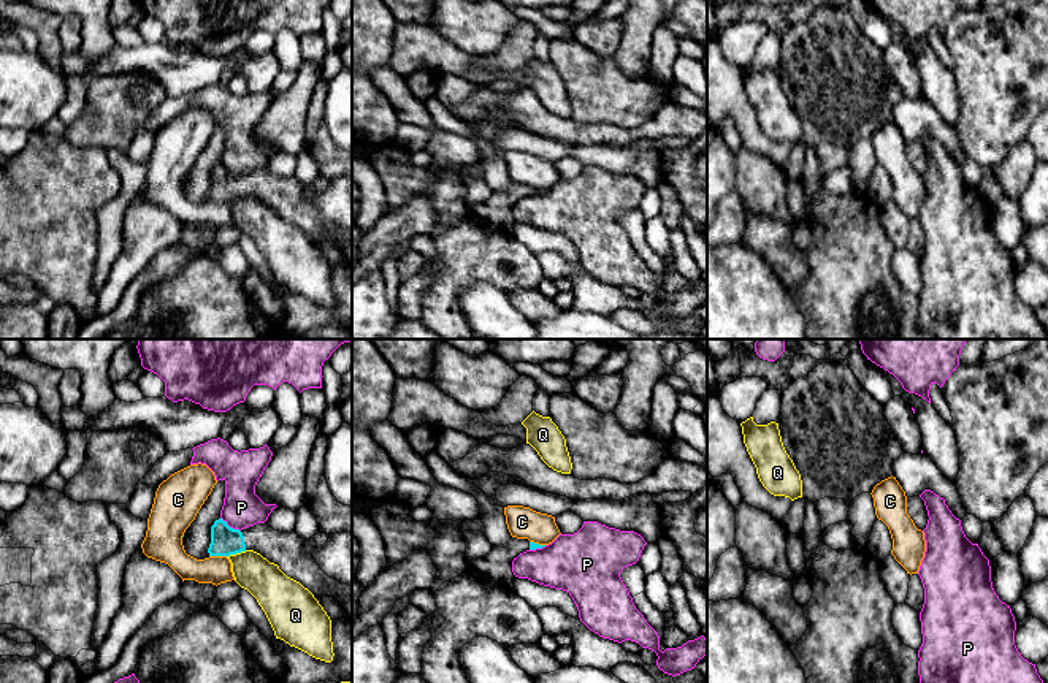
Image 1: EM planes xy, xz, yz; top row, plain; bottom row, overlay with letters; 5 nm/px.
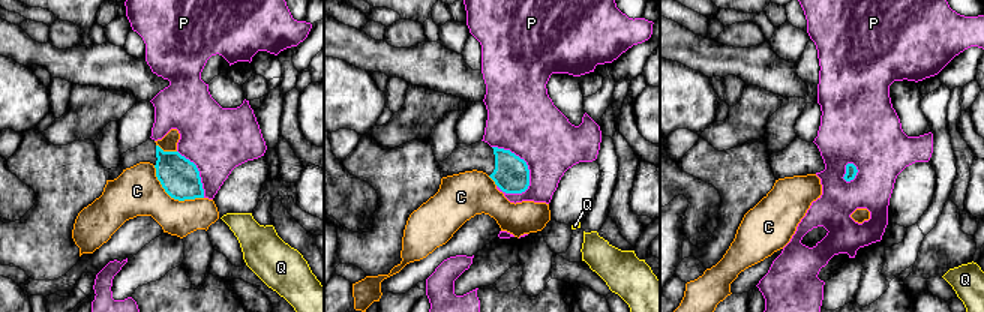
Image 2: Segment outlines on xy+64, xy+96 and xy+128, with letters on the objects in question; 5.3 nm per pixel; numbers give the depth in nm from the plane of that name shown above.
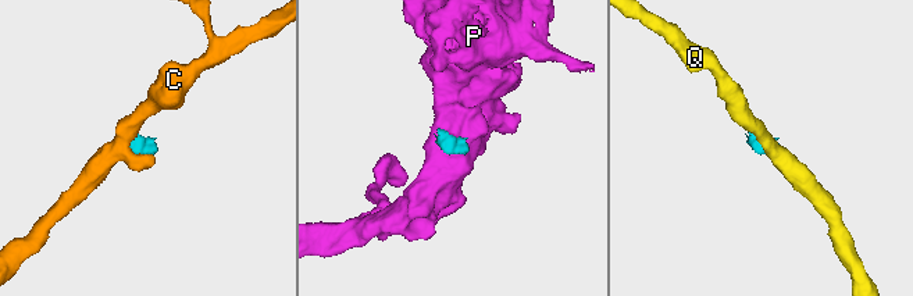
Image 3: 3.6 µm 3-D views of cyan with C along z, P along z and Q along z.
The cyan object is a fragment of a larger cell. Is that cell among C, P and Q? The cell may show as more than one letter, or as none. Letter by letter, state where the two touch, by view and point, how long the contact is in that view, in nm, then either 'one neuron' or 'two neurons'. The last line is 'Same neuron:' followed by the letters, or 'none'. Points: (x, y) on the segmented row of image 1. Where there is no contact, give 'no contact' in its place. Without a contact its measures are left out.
C: xy (218, 555) | 90 nm | two neurons
P: xy (229, 526) | 130 nm | two neurons
Q: xy (237, 552) | 110 nm | two neurons
Same neuron: none

